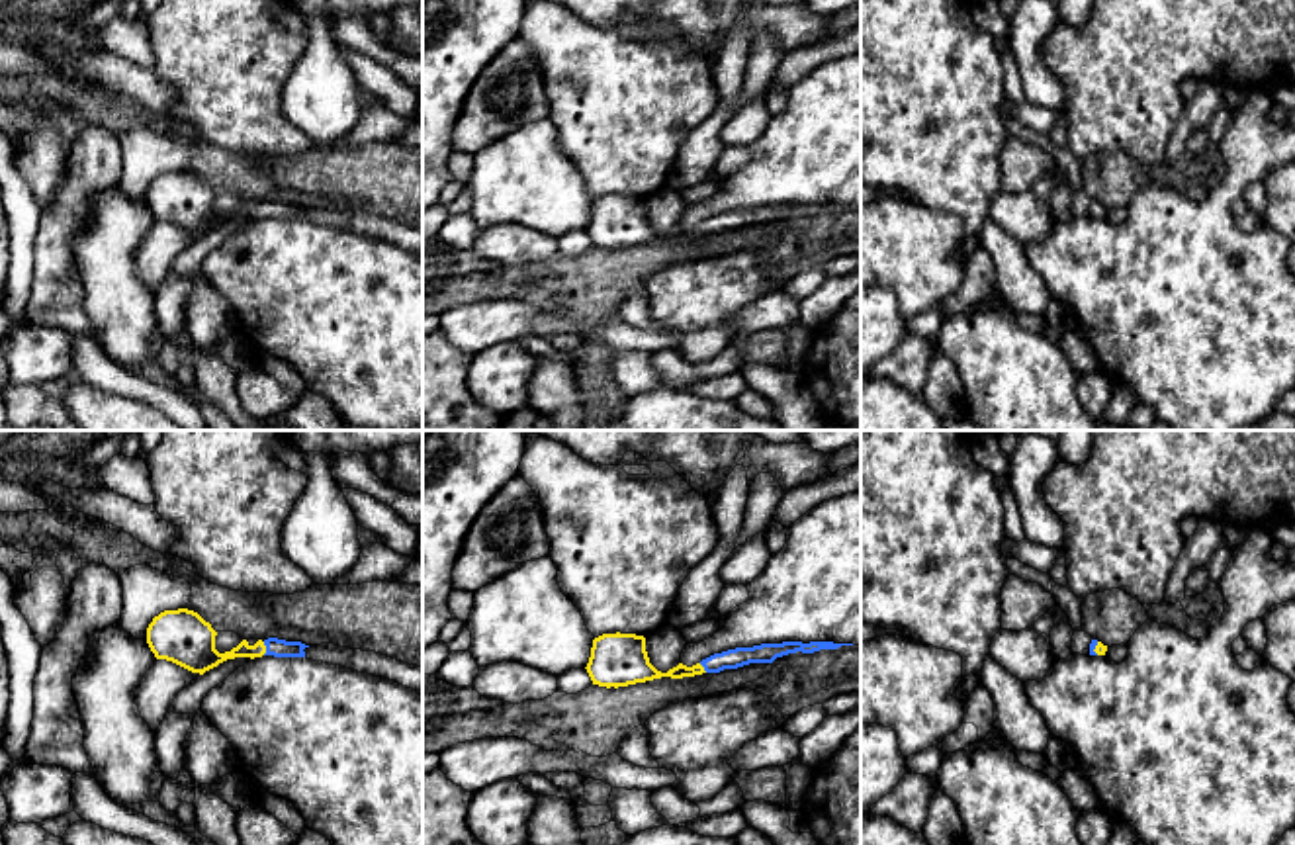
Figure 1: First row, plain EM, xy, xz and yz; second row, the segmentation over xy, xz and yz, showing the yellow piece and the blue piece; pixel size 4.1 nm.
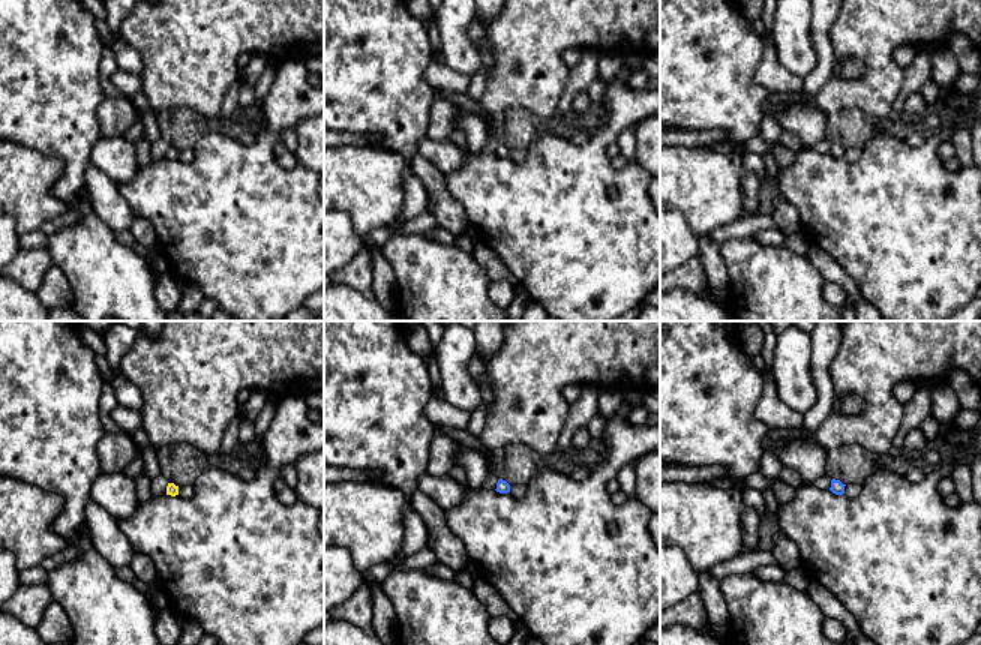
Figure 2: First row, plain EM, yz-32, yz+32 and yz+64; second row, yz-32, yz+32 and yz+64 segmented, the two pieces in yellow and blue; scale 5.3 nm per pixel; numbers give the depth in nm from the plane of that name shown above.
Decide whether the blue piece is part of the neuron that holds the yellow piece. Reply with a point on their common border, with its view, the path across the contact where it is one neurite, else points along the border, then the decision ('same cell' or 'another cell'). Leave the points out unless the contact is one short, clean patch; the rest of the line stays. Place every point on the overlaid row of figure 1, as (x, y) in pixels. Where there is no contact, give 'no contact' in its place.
contact xy (265, 648); way xy (204, 654), (229, 656), (265, 648), (278, 648); same cell

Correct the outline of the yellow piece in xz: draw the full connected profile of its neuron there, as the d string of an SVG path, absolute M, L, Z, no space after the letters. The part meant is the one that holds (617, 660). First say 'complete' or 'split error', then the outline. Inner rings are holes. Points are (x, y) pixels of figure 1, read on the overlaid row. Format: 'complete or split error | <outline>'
split error | M616 632L603 634L593 640L591 657L585 669L593 685L618 689L661 677L683 679L702 673L720 673L724 669L737 669L749 663L773 663L777 657L788 653L796 651L814 653L820 649L837 649L841 645L853 644L833 644L833 642L761 644L753 647L736 647L722 653L714 653L692 667L679 663L667 673L661 673L649 663L644 636Z

